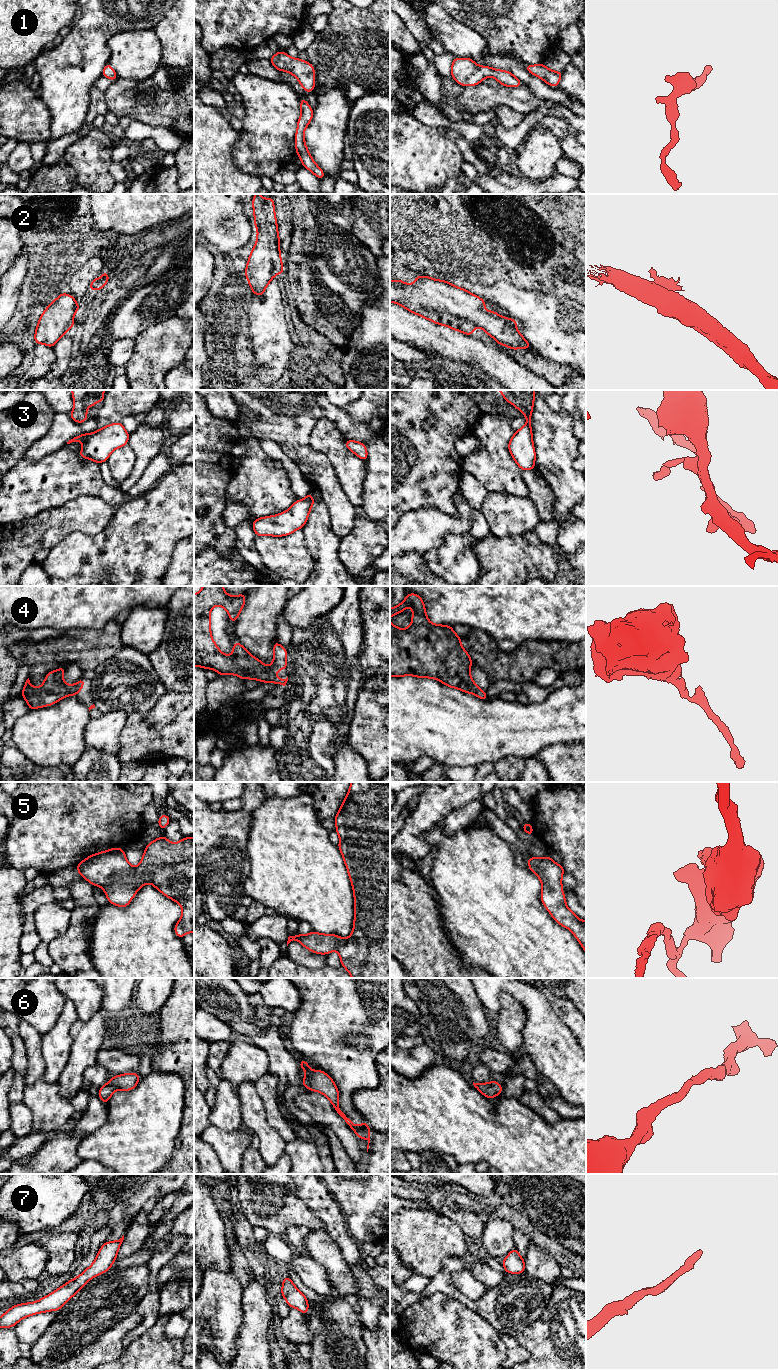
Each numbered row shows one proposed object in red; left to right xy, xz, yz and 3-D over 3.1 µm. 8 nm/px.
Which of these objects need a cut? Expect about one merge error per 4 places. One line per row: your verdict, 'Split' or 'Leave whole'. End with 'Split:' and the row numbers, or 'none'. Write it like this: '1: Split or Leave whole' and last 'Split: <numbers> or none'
1: Leave whole
2: Leave whole
3: Leave whole
4: Leave whole
5: Leave whole
6: Leave whole
7: Leave whole
Split: none

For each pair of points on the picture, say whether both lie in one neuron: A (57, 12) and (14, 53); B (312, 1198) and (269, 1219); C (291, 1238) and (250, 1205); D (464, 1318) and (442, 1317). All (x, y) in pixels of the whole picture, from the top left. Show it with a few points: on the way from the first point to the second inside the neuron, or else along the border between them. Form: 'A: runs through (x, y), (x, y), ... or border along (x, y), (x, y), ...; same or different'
A: runs through (44, 25), (41, 28), (40, 39), (27, 40); same
B: border along (294, 1184), (297, 1196), (319, 1219); different
C: border along (309, 1230), (304, 1226), (290, 1226), (284, 1238); different
D: runs through (459, 1320), (447, 1320); same

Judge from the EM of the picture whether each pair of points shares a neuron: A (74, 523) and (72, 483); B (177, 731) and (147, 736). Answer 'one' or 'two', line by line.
A: two
B: one

